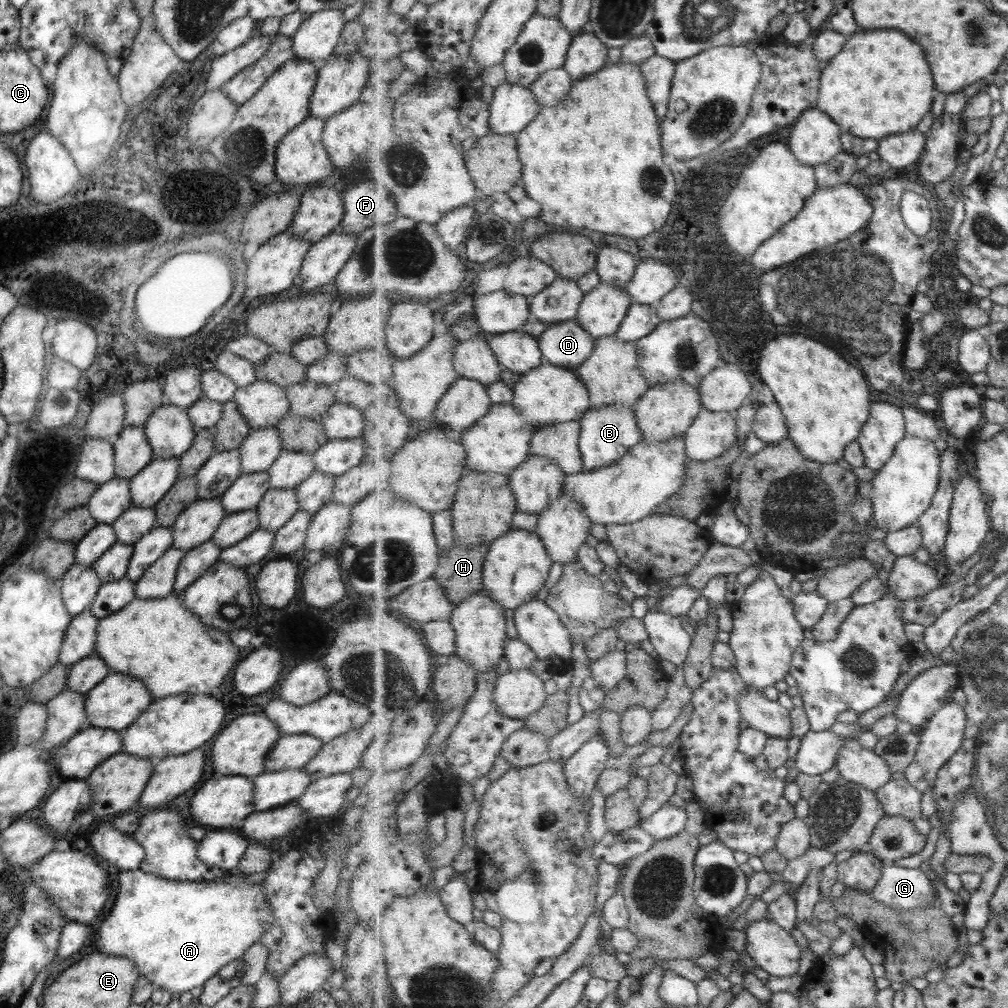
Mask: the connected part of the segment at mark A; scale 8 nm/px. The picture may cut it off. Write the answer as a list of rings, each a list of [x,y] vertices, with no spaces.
[[[139,869],[117,871],[112,875],[116,880],[118,880],[119,891],[111,908],[111,912],[103,922],[101,922],[101,926],[99,926],[99,929],[96,931],[97,936],[94,936],[95,946],[97,946],[99,954],[107,954],[113,957],[117,956],[133,962],[134,969],[137,970],[138,978],[147,978],[147,980],[149,980],[149,984],[154,986],[155,989],[159,988],[160,990],[165,990],[169,993],[179,994],[203,985],[207,980],[209,980],[209,978],[216,976],[218,969],[223,968],[225,964],[233,960],[241,959],[249,947],[258,943],[259,939],[262,938],[263,933],[265,933],[266,927],[269,927],[269,923],[271,923],[270,908],[269,904],[265,902],[266,898],[264,890],[262,889],[262,884],[252,883],[246,879],[246,876],[235,873],[234,871],[231,873],[225,872],[225,876],[216,881],[167,880],[166,878],[161,878]]]

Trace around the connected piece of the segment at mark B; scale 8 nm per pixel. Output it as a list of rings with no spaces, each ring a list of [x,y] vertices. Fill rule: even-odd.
[[[623,405],[590,408],[579,422],[581,424],[580,452],[584,459],[584,471],[616,465],[621,458],[643,441],[644,435],[637,426],[634,408]]]

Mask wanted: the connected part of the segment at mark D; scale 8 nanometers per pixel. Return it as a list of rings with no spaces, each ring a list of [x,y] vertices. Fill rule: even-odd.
[[[575,318],[550,325],[537,338],[546,362],[577,370],[593,354],[596,340]]]

